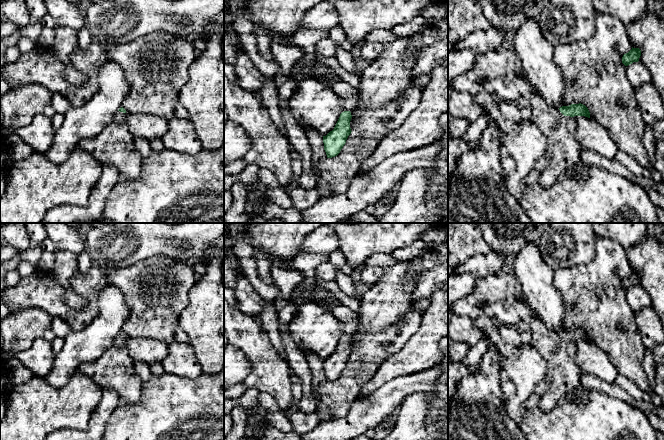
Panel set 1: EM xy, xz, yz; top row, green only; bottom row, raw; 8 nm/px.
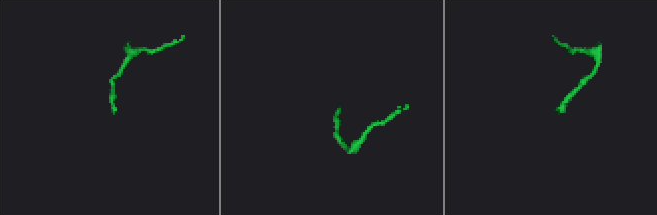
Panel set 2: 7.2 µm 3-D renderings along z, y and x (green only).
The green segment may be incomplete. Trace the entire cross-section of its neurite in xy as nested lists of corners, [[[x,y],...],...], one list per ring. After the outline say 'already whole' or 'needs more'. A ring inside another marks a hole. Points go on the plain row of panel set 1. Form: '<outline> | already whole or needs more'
[[[121,331],[112,346],[94,361],[84,362],[79,372],[100,387],[112,388],[120,401],[136,403],[140,399],[142,380],[134,370],[134,361],[127,349],[128,336]]] | needs more

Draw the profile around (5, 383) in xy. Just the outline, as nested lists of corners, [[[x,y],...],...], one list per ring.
[[[0,358],[0,421],[5,416],[8,392],[12,385],[4,364]]]

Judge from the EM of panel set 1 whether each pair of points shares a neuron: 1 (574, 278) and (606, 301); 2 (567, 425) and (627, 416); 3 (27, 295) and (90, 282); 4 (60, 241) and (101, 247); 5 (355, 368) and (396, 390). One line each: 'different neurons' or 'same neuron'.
1: same neuron
2: same neuron
3: same neuron
4: different neurons
5: different neurons

